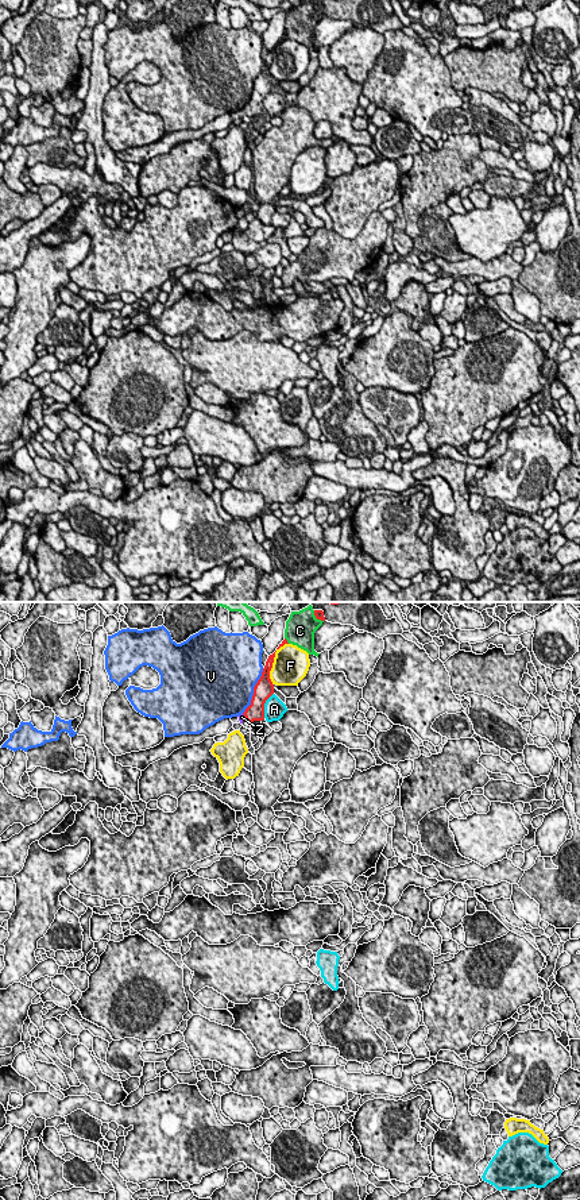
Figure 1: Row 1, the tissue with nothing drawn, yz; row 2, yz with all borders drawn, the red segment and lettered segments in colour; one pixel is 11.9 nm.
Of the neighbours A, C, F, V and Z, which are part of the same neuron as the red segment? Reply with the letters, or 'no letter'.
Z

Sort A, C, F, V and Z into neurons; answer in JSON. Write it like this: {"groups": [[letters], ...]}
{"groups": [["A"], ["C"], ["F"], ["V"], ["Z"]]}

